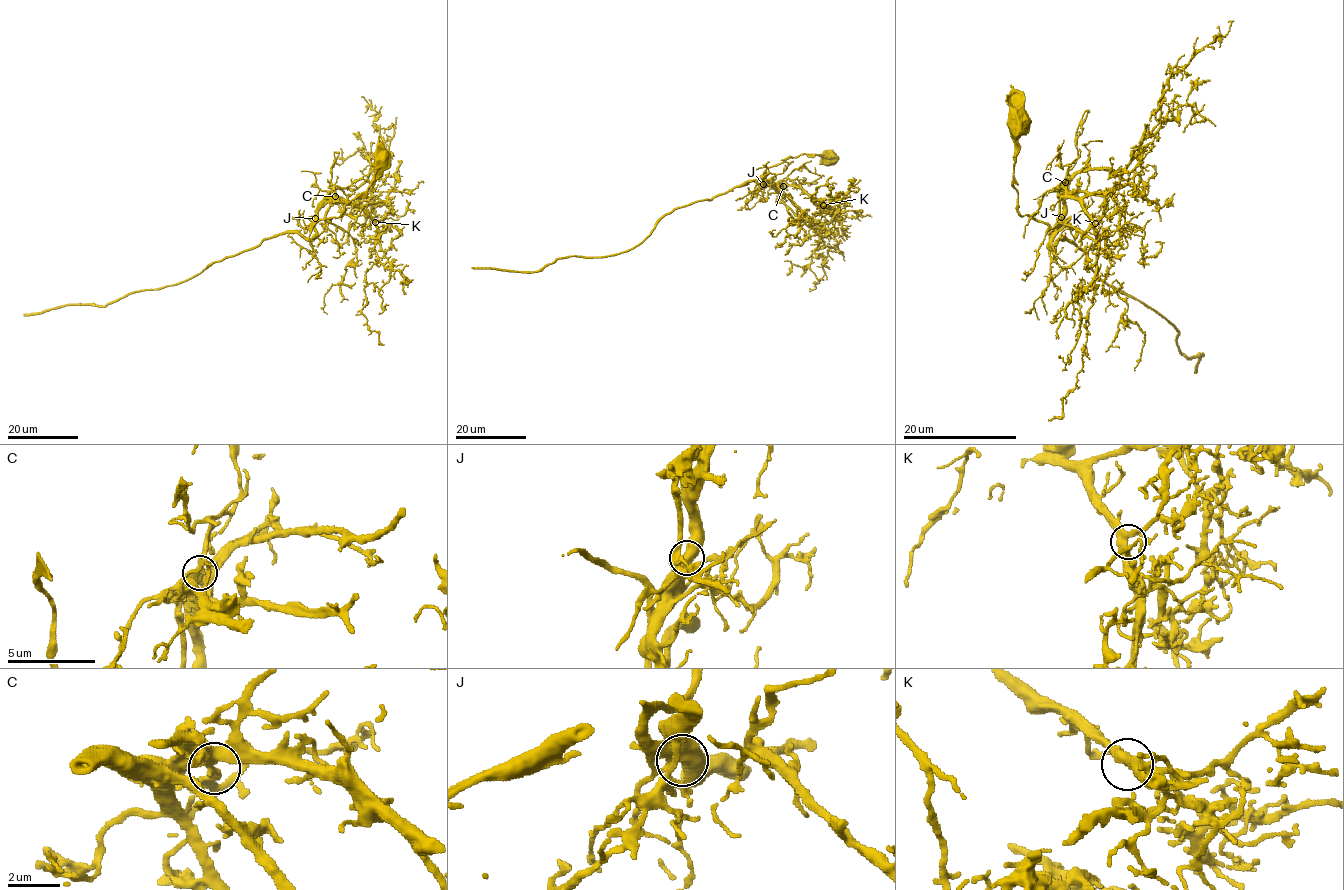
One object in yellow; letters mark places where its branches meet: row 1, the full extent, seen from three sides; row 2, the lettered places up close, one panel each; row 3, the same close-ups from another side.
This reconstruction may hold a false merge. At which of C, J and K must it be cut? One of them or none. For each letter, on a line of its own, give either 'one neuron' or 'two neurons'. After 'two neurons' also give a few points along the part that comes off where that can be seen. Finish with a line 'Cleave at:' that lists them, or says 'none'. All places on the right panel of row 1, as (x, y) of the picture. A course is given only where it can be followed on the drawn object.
C: one neuron
J: one neuron
K: one neuron
Cleave at: none

